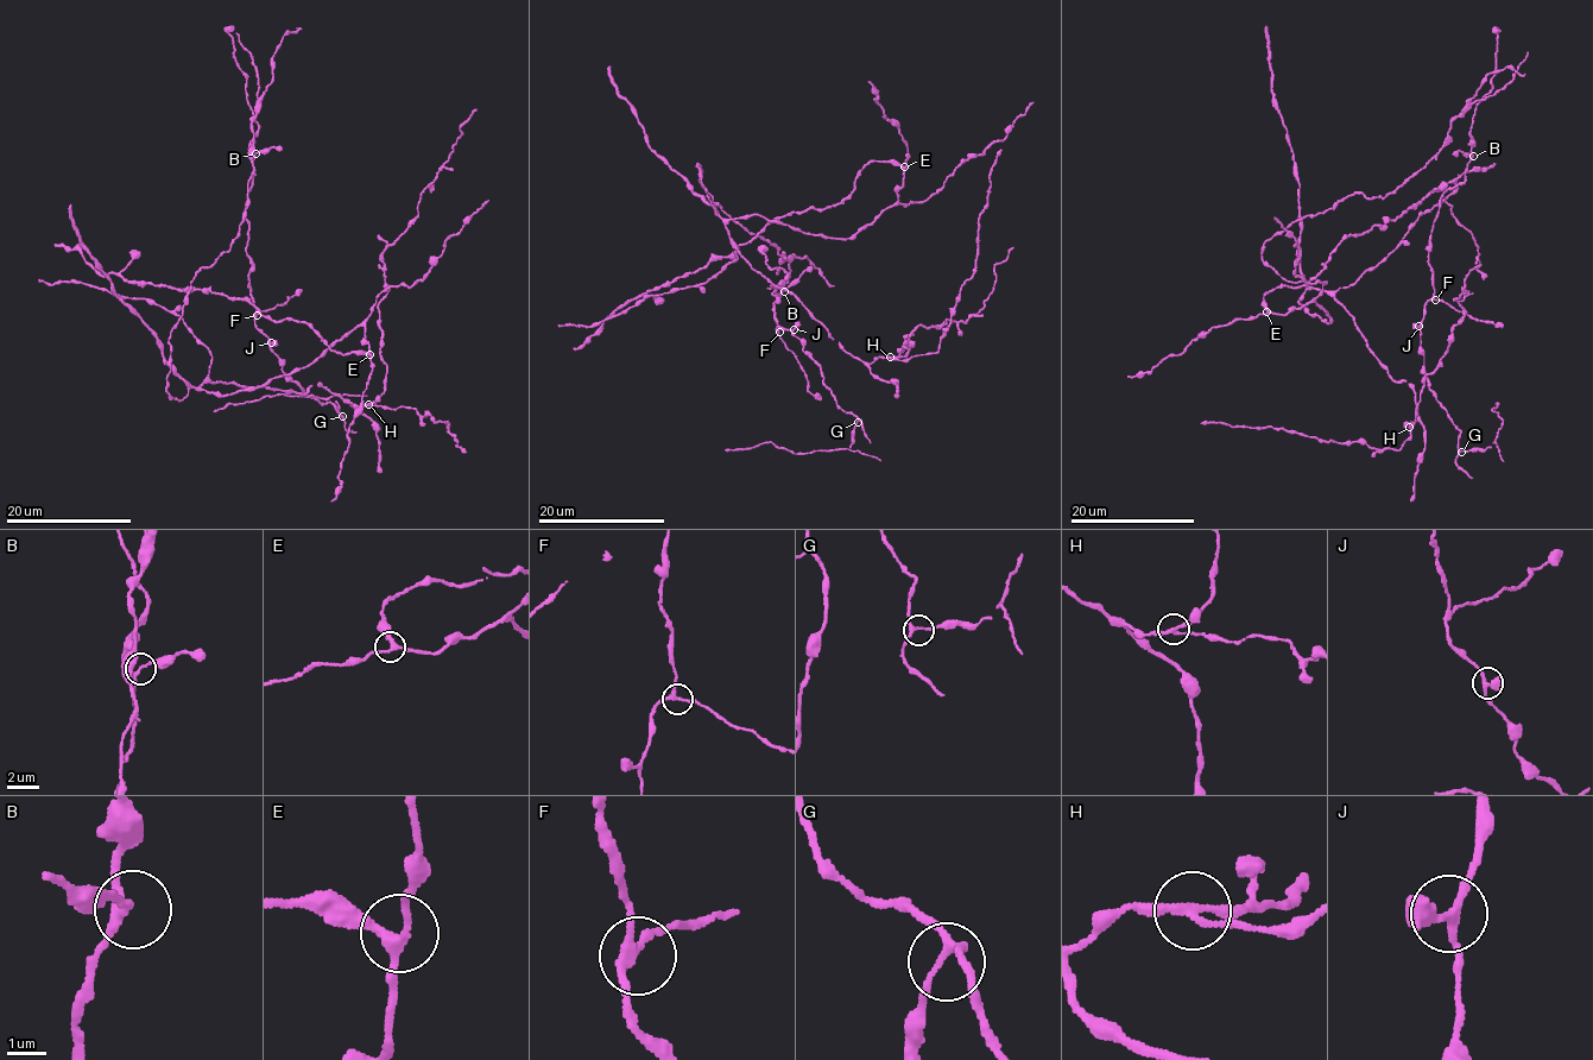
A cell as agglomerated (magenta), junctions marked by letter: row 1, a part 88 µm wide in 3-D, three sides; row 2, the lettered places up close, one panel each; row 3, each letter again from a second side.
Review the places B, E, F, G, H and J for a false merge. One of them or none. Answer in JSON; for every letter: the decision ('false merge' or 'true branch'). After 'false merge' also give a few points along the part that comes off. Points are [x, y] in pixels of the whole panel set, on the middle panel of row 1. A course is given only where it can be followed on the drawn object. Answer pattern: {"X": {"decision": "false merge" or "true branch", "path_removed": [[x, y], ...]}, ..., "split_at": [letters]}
{"B": {"decision": "true branch"}, "E": {"decision": "true branch"}, "F": {"decision": "true branch"}, "G": {"decision": "true branch"}, "H": {"decision": "false merge", "path_removed": [[890, 357], [905, 357], [922, 325], [981, 308], [1012, 246]]}, "J": {"decision": "true branch"}, "split_at": ["H"]}

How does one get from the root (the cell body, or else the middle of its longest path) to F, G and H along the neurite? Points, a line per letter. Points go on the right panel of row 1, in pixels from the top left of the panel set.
F: (1319, 213), (1396, 190), (1474, 111), (1465, 181), (1443, 194), (1430, 232), (1435, 300)
G: (1319, 213), (1396, 190), (1474, 111), (1465, 181), (1430, 232), (1421, 322), (1424, 374), (1461, 452)
H: (1319, 213), (1265, 243), (1260, 258), (1282, 278), (1327, 290), (1345, 308), (1388, 373), (1415, 392), (1409, 427)

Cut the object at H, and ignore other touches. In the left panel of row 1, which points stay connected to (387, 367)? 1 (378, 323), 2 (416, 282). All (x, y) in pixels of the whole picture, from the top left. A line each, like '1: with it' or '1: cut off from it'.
1: with it
2: cut off from it

